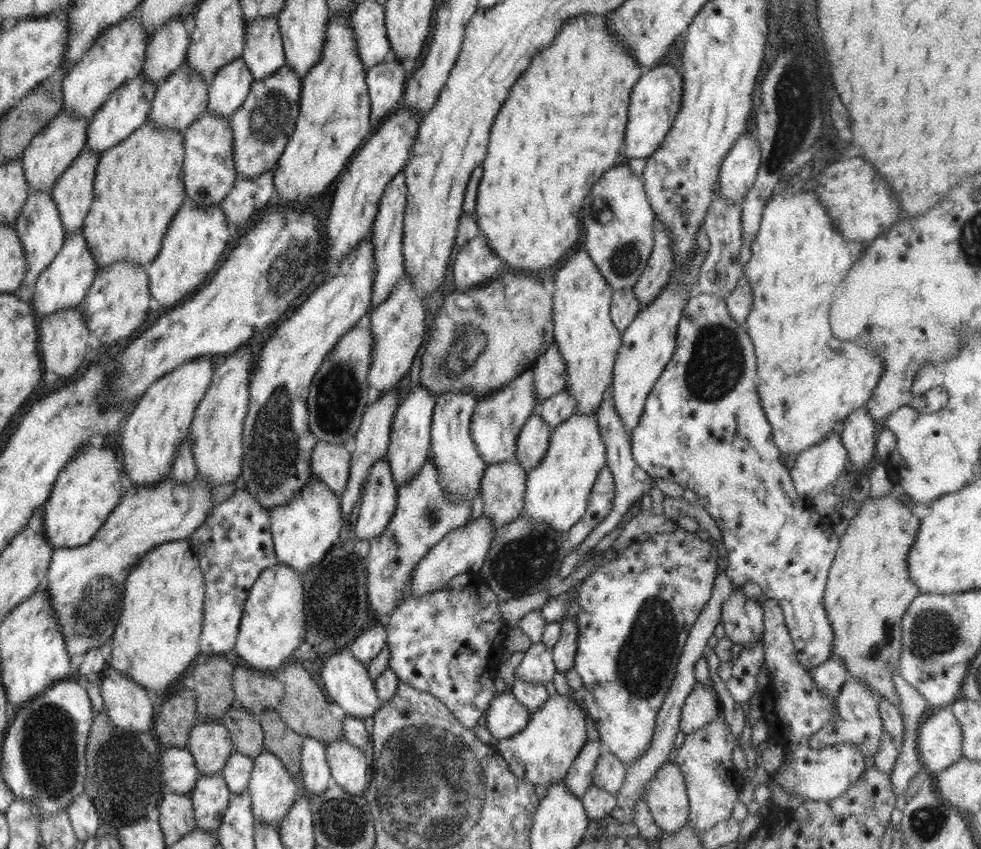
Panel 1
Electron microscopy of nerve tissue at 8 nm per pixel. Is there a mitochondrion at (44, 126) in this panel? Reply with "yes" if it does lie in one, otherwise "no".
no

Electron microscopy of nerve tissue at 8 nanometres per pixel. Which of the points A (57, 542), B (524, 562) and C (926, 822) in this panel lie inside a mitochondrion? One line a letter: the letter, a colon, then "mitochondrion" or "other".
A: other
B: mitochondrion
C: mitochondrion

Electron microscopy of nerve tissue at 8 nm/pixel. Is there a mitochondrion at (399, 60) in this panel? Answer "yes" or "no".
no

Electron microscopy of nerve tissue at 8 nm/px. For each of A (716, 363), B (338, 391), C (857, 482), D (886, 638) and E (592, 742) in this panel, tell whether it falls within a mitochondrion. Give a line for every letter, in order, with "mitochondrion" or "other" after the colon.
A: mitochondrion
B: mitochondrion
C: other
D: mitochondrion
E: other

